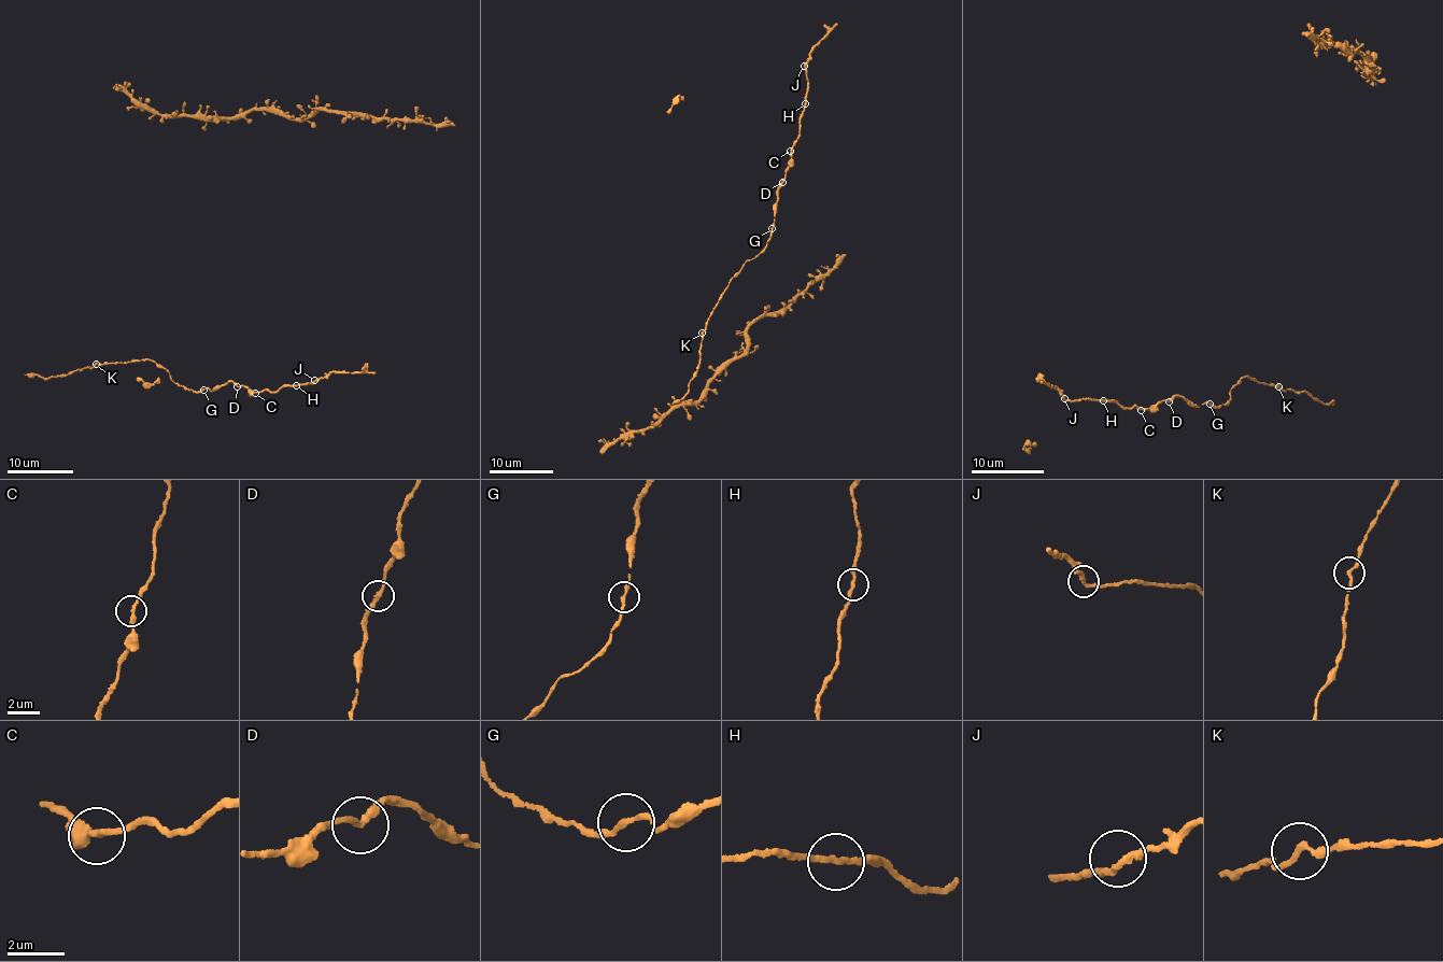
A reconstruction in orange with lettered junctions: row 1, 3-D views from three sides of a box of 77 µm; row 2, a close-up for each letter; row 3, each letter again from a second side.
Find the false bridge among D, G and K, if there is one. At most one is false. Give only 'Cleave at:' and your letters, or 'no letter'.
Cleave at: no letter

